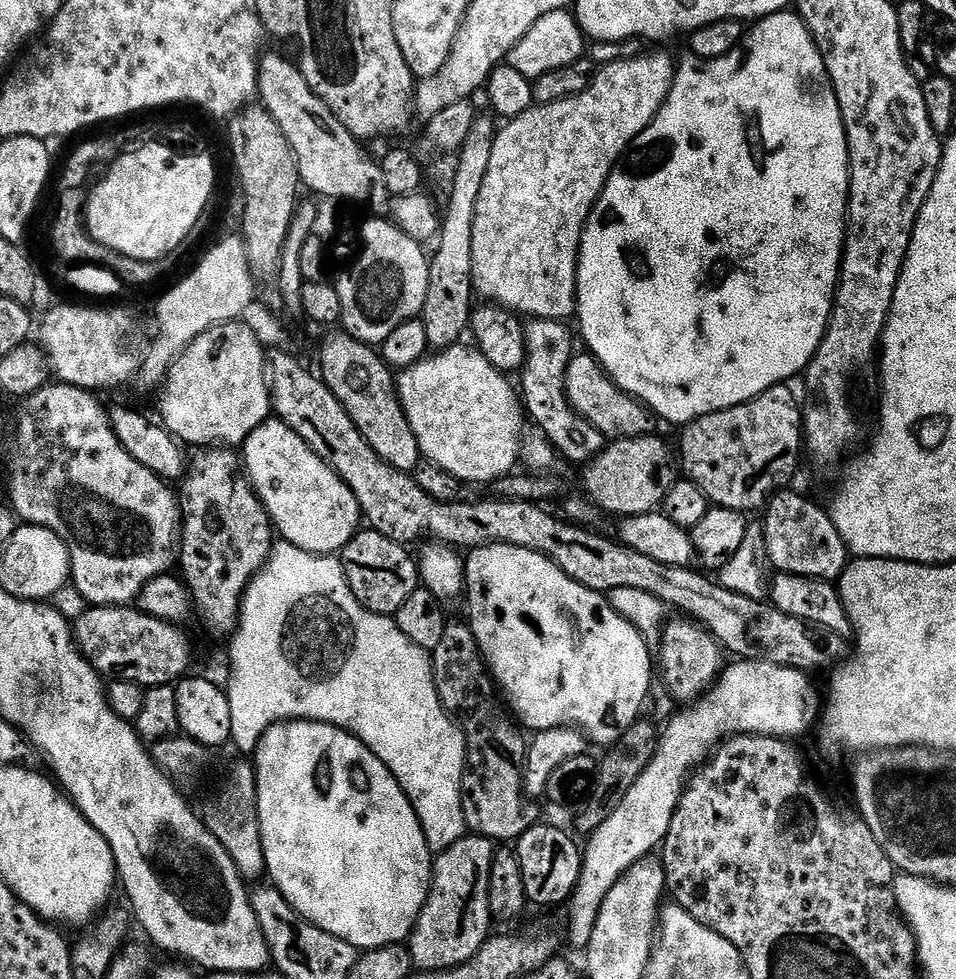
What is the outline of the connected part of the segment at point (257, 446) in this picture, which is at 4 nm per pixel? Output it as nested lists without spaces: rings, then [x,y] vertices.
[[[269,418],[242,445],[242,468],[264,503],[275,531],[285,541],[316,556],[343,553],[362,528],[358,498],[346,482],[290,425]]]

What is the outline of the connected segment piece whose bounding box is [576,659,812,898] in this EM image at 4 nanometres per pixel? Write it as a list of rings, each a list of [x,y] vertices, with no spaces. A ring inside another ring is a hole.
[[[737,659],[721,671],[718,679],[707,692],[695,702],[689,703],[685,712],[680,712],[659,733],[656,754],[643,774],[619,798],[620,805],[613,807],[604,822],[592,835],[587,837],[582,848],[584,865],[580,871],[580,881],[576,890],[588,894],[600,894],[603,898],[619,882],[624,872],[630,870],[640,859],[651,857],[663,845],[668,836],[670,822],[678,810],[690,777],[701,766],[707,765],[710,757],[725,740],[734,736],[775,736],[777,738],[796,738],[808,728],[808,699],[812,696],[809,673],[799,668],[783,668],[774,662]]]

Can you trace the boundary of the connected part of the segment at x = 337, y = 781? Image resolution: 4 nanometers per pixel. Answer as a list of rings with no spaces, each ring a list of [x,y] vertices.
[[[285,720],[283,724],[275,724],[266,730],[254,753],[256,770],[256,801],[258,802],[258,818],[260,819],[260,851],[262,864],[268,867],[271,883],[290,902],[299,916],[309,920],[314,926],[326,930],[326,934],[334,934],[334,938],[342,938],[350,942],[357,950],[388,950],[391,944],[400,944],[409,939],[416,919],[428,900],[432,886],[432,865],[434,853],[426,842],[424,827],[412,805],[412,800],[397,782],[396,775],[385,771],[384,776],[372,776],[376,768],[381,767],[380,759],[350,732],[343,732],[333,724],[320,724],[316,720]]]

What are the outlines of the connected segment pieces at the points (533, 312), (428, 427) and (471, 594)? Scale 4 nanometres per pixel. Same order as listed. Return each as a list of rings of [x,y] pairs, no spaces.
[[[656,52],[653,56],[636,56],[633,60],[616,60],[608,64],[600,73],[595,73],[594,79],[589,83],[588,89],[582,94],[573,96],[570,100],[533,106],[520,116],[511,117],[503,129],[497,131],[492,141],[490,166],[484,175],[480,193],[476,199],[476,217],[472,223],[472,287],[477,293],[485,296],[485,301],[493,305],[506,308],[509,312],[519,314],[524,318],[537,320],[559,320],[568,322],[576,314],[576,258],[580,254],[580,235],[584,232],[584,225],[596,206],[596,200],[603,190],[604,184],[612,174],[612,169],[619,165],[622,157],[631,149],[632,142],[646,126],[660,112],[664,100],[672,88],[672,80],[676,77],[677,65],[664,52]]]
[[[453,346],[451,348],[445,348],[420,360],[419,363],[416,363],[412,367],[403,369],[403,371],[395,377],[396,390],[400,398],[400,404],[404,407],[406,418],[418,438],[418,446],[420,447],[421,453],[423,453],[431,463],[437,464],[442,470],[450,470],[450,474],[454,474],[461,482],[468,483],[469,480],[472,484],[488,484],[491,480],[493,480],[493,482],[499,481],[505,474],[511,473],[513,469],[515,469],[512,467],[515,466],[516,460],[518,464],[518,461],[521,459],[522,437],[525,435],[524,412],[526,413],[526,408],[522,403],[521,397],[518,395],[517,389],[516,392],[512,389],[512,384],[508,381],[511,379],[509,379],[505,373],[498,371],[475,347],[462,347],[463,346]]]
[[[484,544],[481,548],[471,549],[467,553],[464,566],[464,579],[466,581],[466,601],[468,600],[468,616],[470,627],[484,655],[484,663],[490,669],[493,681],[499,687],[504,687],[504,696],[512,707],[511,715],[521,725],[533,728],[533,733],[550,731],[551,728],[568,728],[583,730],[591,739],[596,739],[600,744],[616,746],[620,743],[627,731],[641,719],[640,711],[648,700],[648,691],[652,688],[652,664],[654,668],[654,652],[648,648],[643,634],[627,621],[611,605],[607,595],[603,592],[595,592],[586,586],[582,586],[574,578],[570,578],[548,556],[534,550],[526,550],[522,546],[510,546],[509,544]]]

